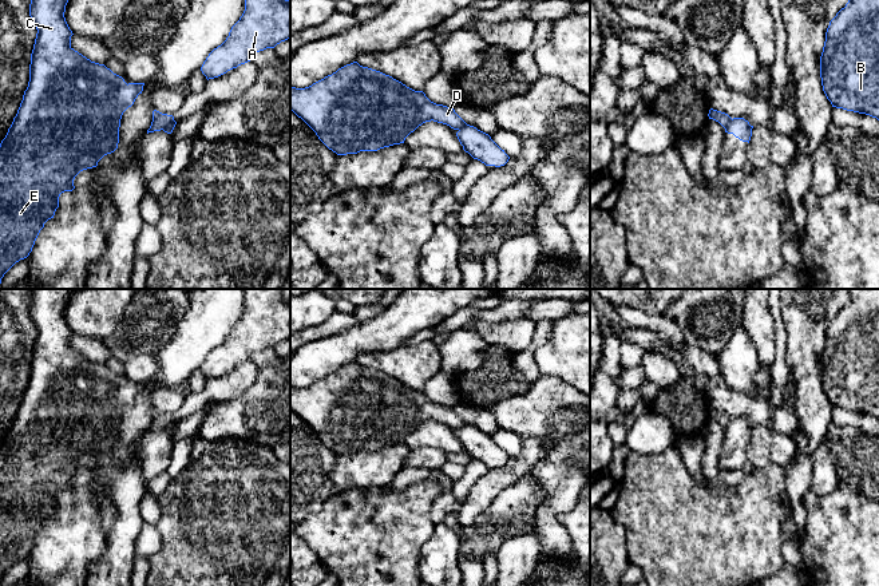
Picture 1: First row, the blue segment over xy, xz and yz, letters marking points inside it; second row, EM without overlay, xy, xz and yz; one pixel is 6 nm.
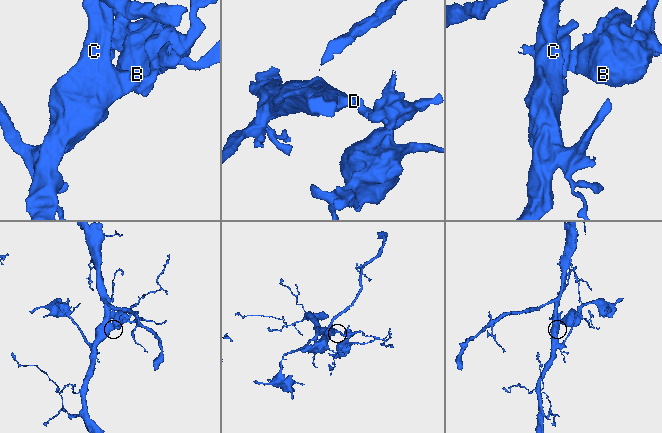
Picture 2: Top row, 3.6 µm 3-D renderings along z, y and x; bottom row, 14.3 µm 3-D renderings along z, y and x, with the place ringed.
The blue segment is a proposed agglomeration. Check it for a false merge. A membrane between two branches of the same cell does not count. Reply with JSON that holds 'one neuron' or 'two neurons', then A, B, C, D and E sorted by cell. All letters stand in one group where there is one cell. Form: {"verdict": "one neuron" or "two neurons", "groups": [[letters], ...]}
{"verdict": "two neurons", "groups": [["A", "B"], ["C", "D", "E"]]}

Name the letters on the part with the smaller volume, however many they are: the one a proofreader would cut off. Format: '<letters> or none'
A, B

